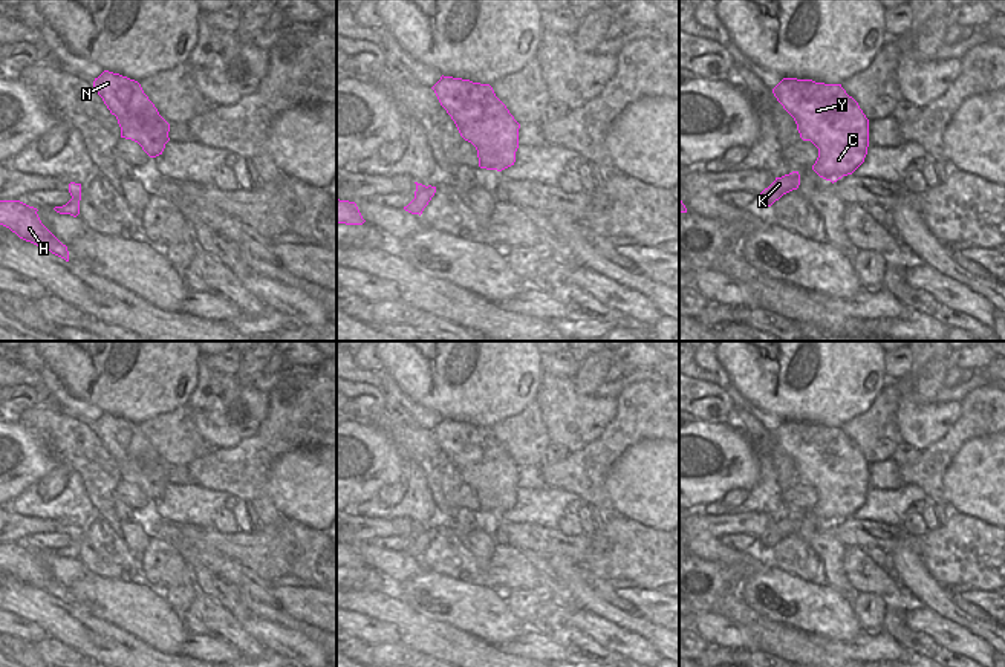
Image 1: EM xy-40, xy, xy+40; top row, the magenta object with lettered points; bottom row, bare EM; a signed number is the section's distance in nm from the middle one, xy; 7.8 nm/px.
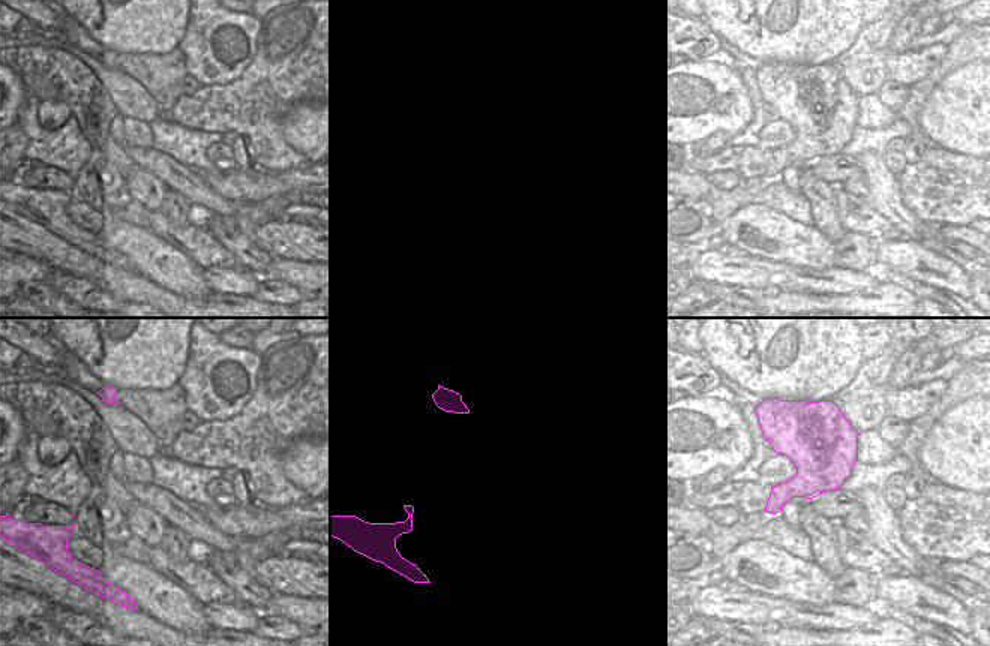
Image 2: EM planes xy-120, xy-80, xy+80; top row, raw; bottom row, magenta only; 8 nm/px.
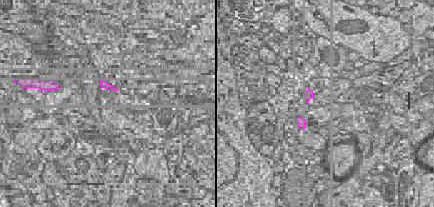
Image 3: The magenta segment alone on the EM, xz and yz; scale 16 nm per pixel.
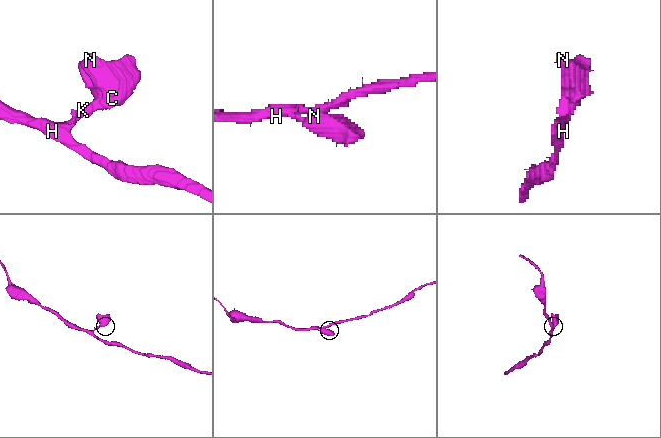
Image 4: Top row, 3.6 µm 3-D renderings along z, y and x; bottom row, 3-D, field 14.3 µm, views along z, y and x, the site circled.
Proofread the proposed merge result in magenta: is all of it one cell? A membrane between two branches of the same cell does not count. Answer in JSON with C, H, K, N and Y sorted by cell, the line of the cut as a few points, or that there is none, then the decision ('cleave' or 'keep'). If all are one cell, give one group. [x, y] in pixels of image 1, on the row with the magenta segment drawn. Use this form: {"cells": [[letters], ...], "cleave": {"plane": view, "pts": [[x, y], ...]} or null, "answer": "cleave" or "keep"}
{"cells": [["C", "H", "K", "N", "Y"]], "cleave": null, "answer": "keep"}

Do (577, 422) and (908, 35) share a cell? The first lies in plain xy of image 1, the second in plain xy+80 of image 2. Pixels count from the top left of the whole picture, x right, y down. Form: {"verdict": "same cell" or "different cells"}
{"verdict": "different cells"}

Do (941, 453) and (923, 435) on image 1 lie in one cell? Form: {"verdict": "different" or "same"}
{"verdict": "different"}

